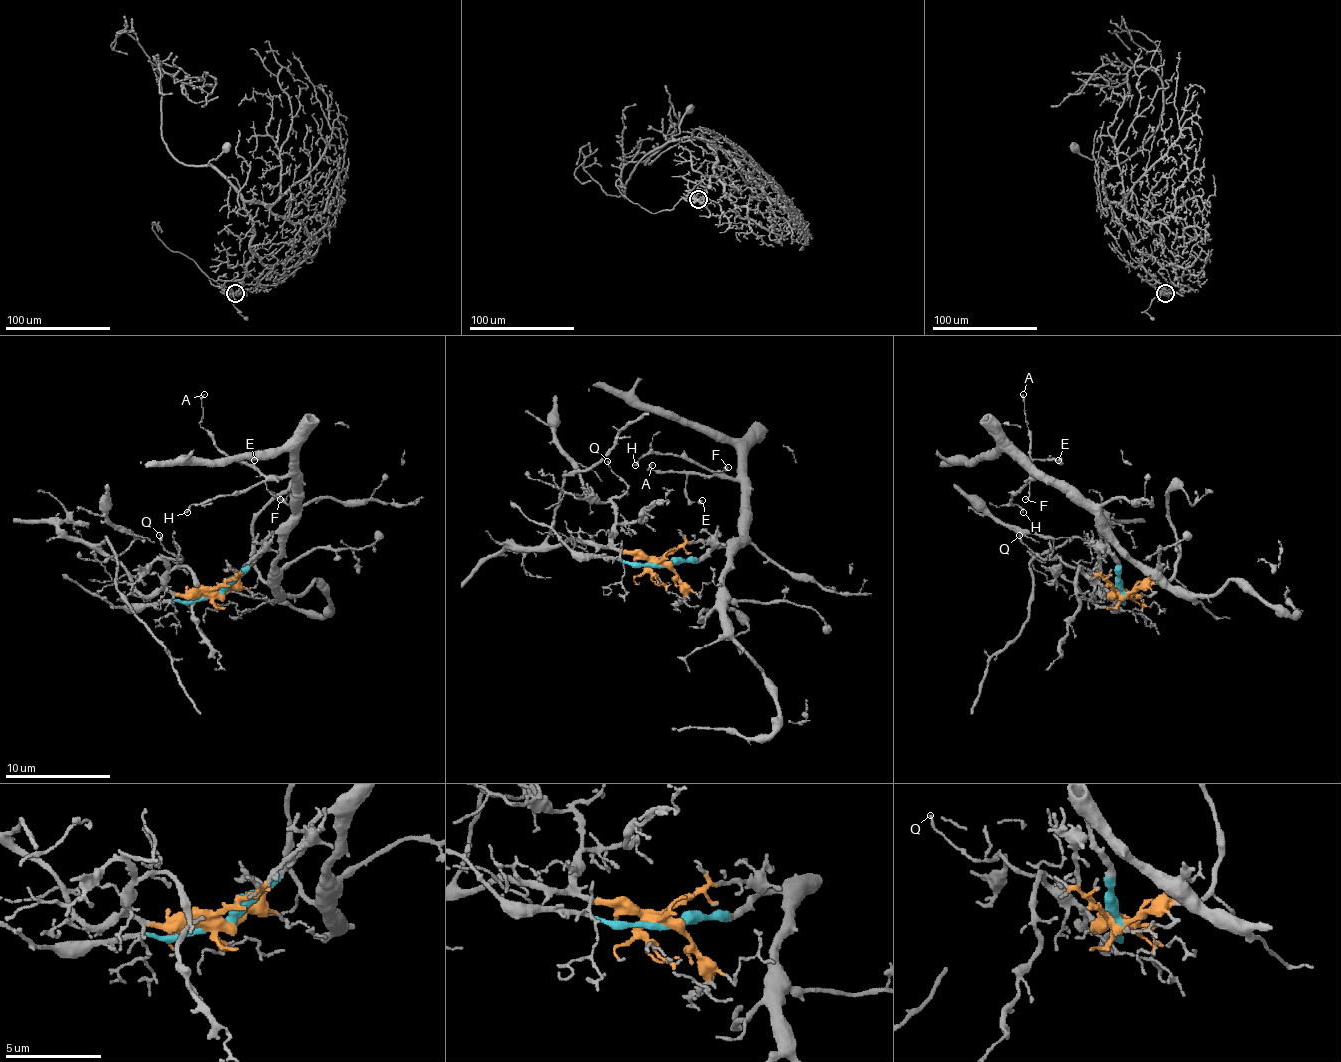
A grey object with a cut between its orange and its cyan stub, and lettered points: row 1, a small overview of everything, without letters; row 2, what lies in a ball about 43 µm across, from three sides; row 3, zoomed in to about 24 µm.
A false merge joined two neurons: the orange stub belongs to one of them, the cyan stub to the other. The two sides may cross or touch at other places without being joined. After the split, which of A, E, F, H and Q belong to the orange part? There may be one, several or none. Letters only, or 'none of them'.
Q

